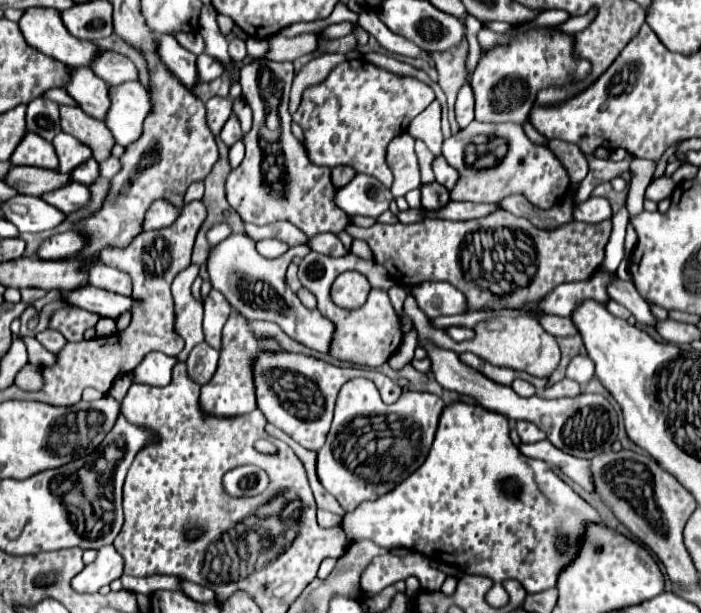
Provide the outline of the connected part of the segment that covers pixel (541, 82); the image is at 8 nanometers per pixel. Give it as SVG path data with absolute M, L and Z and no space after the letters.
M511 26L509 44L495 44L489 50L481 50L479 64L471 74L471 88L475 96L475 120L479 122L529 122L531 108L537 92L545 88L565 88L591 74L591 62L575 54L575 36L555 26L529 28L519 32L519 26Z

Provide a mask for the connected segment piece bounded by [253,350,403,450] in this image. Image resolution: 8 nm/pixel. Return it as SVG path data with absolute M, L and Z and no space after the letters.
M259 350L257 358L253 360L257 408L265 414L265 418L273 426L281 428L295 442L299 442L303 448L309 448L309 450L319 450L321 444L325 442L325 436L333 420L337 394L345 382L357 376L363 376L375 382L385 404L393 404L403 392L397 382L393 382L391 378L387 378L385 374L373 368L339 368L319 358L297 354L297 352L285 352L285 350L277 350L277 352Z

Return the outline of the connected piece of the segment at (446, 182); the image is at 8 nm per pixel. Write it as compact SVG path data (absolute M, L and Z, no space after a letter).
M437 156L433 162L433 172L439 184L443 184L445 188L453 188L453 184L457 182L457 172L453 172L453 168L447 164L447 160L443 156Z

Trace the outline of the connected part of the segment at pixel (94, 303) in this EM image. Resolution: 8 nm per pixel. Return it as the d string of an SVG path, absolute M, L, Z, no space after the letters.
M83 286L79 290L73 290L69 294L65 294L65 300L71 306L95 312L99 316L107 316L107 318L119 318L123 312L131 312L135 300L131 296L121 296L121 294L113 294L95 286Z

